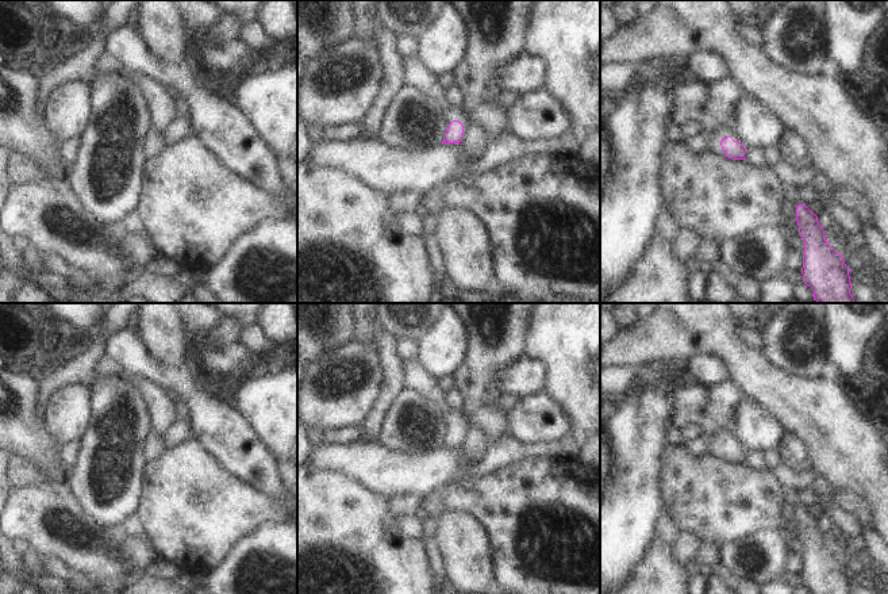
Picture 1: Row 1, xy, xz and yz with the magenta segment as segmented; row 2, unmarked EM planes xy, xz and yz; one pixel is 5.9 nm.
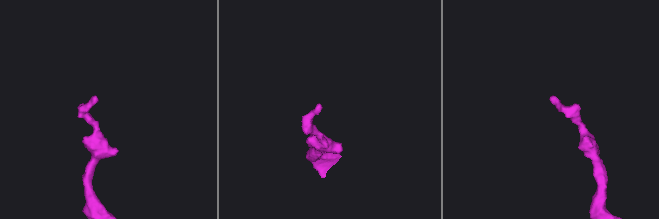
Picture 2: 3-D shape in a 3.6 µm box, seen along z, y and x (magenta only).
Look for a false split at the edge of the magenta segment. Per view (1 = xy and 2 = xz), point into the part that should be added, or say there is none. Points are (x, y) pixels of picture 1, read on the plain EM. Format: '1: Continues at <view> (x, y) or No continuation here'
1: No continuation here
2: Continues at xz (415, 378).

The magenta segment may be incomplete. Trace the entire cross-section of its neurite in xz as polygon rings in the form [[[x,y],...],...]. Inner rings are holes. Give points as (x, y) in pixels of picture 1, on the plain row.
[[[416,360],[403,363],[403,388],[414,390],[438,406],[445,419],[451,424],[442,447],[460,447],[464,429],[457,424],[455,413],[447,406],[445,392],[438,386],[437,379],[428,375]]]

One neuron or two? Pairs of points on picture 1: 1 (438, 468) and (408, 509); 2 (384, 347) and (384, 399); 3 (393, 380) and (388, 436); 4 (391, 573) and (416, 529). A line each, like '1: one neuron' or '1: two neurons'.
1: two neurons
2: one neuron
3: two neurons
4: two neurons

